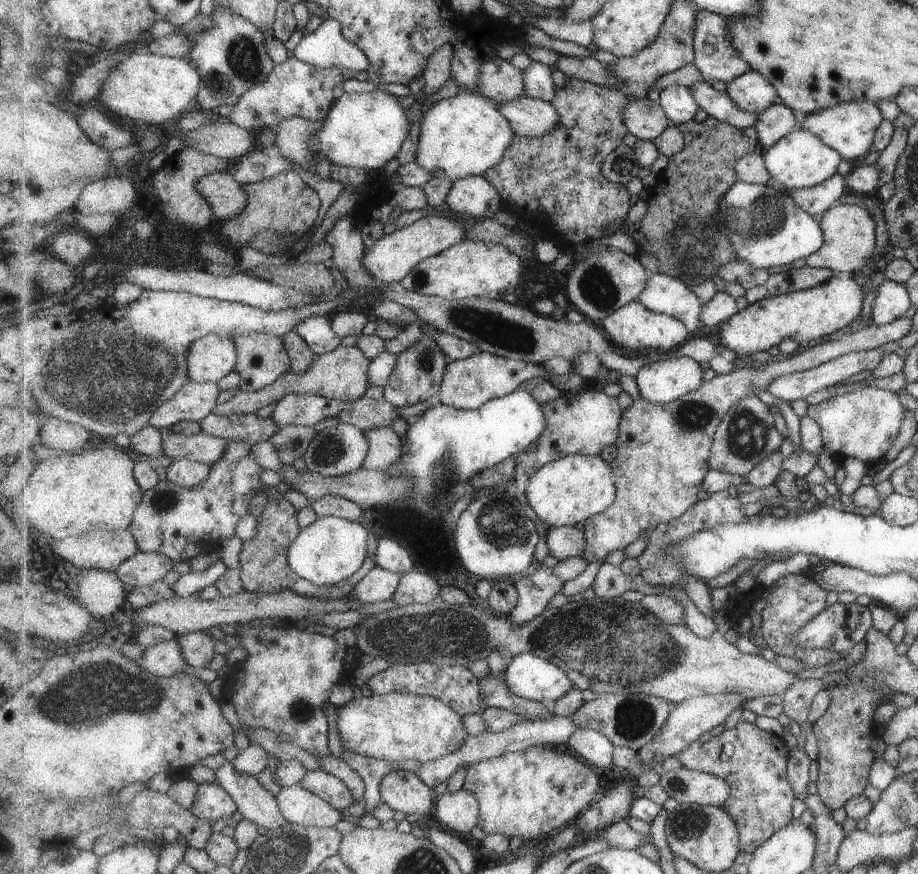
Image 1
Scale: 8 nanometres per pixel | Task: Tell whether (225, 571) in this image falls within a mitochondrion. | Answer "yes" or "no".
no

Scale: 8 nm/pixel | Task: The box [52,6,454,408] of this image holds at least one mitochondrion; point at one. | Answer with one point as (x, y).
(242, 58)

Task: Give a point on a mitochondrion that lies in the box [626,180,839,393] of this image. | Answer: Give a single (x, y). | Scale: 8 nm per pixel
(690, 241)

